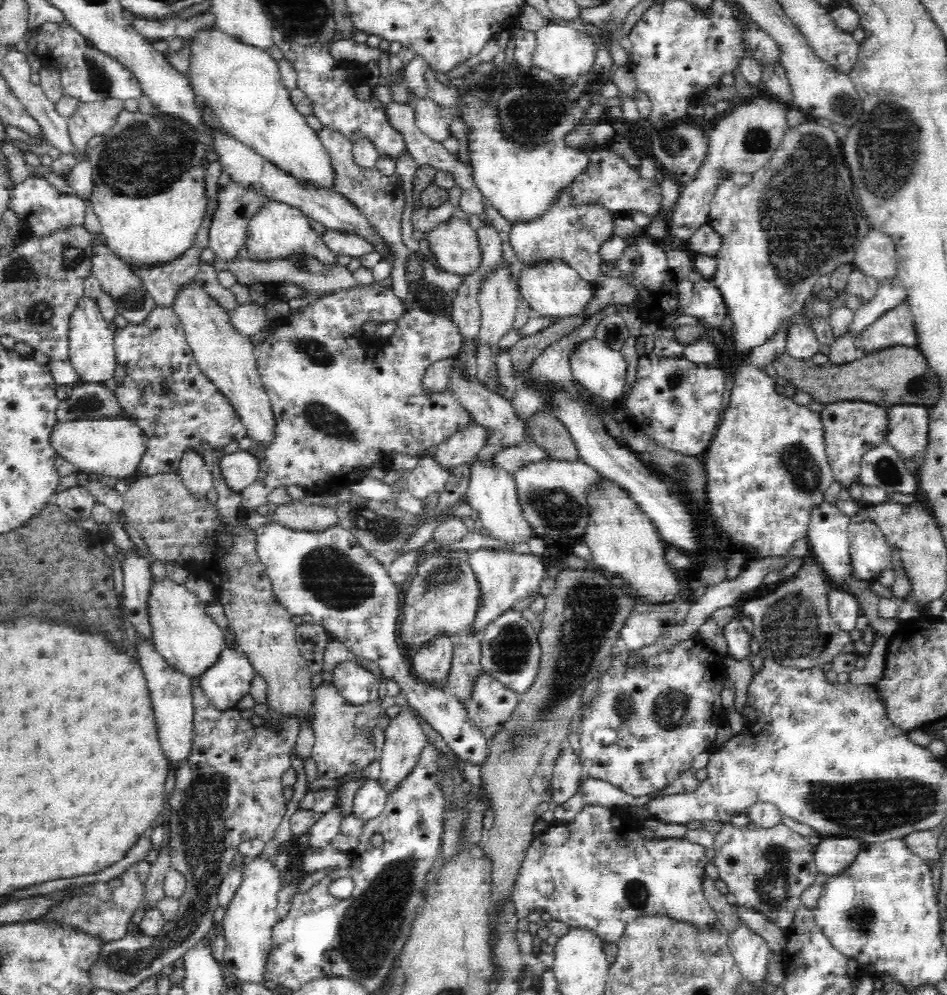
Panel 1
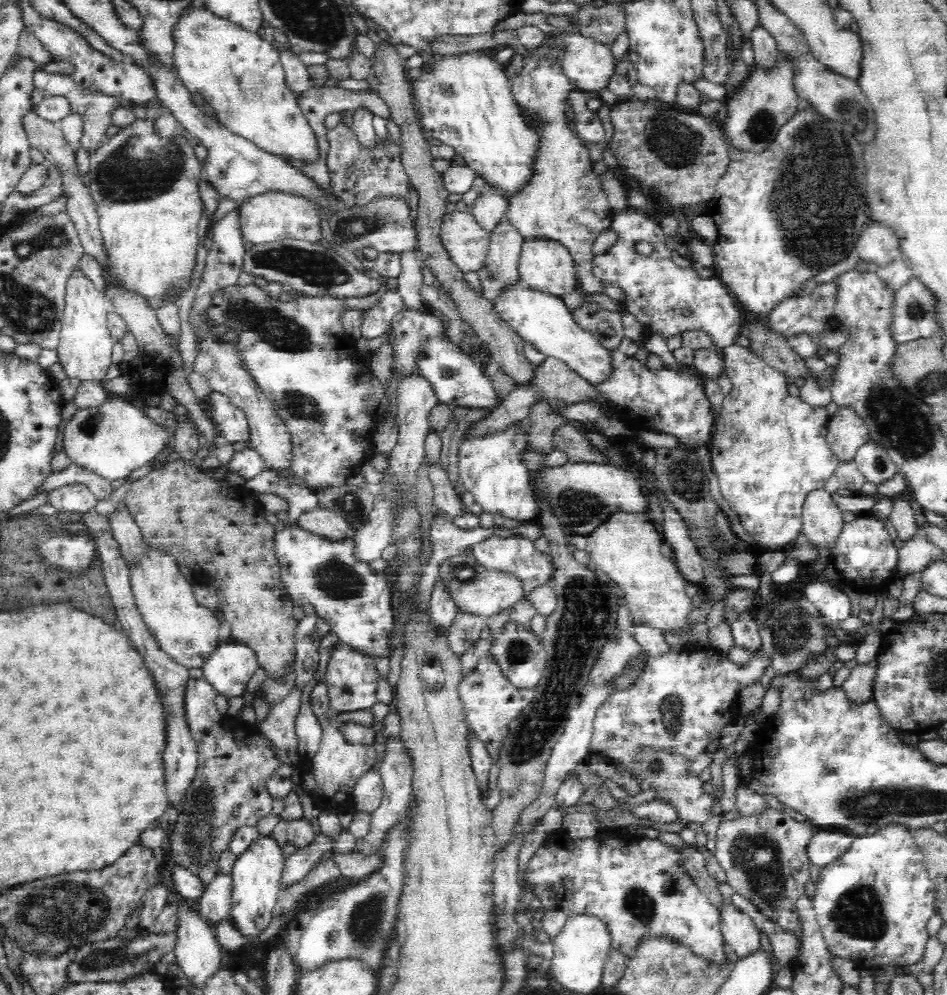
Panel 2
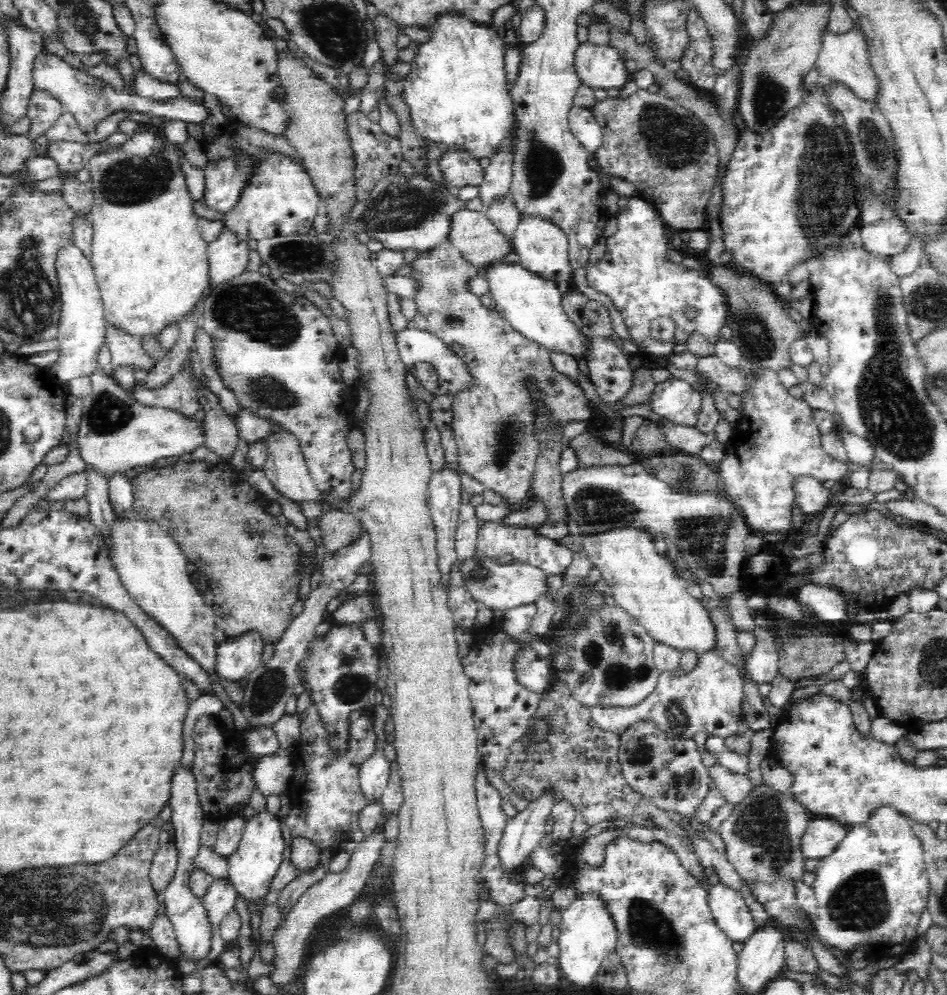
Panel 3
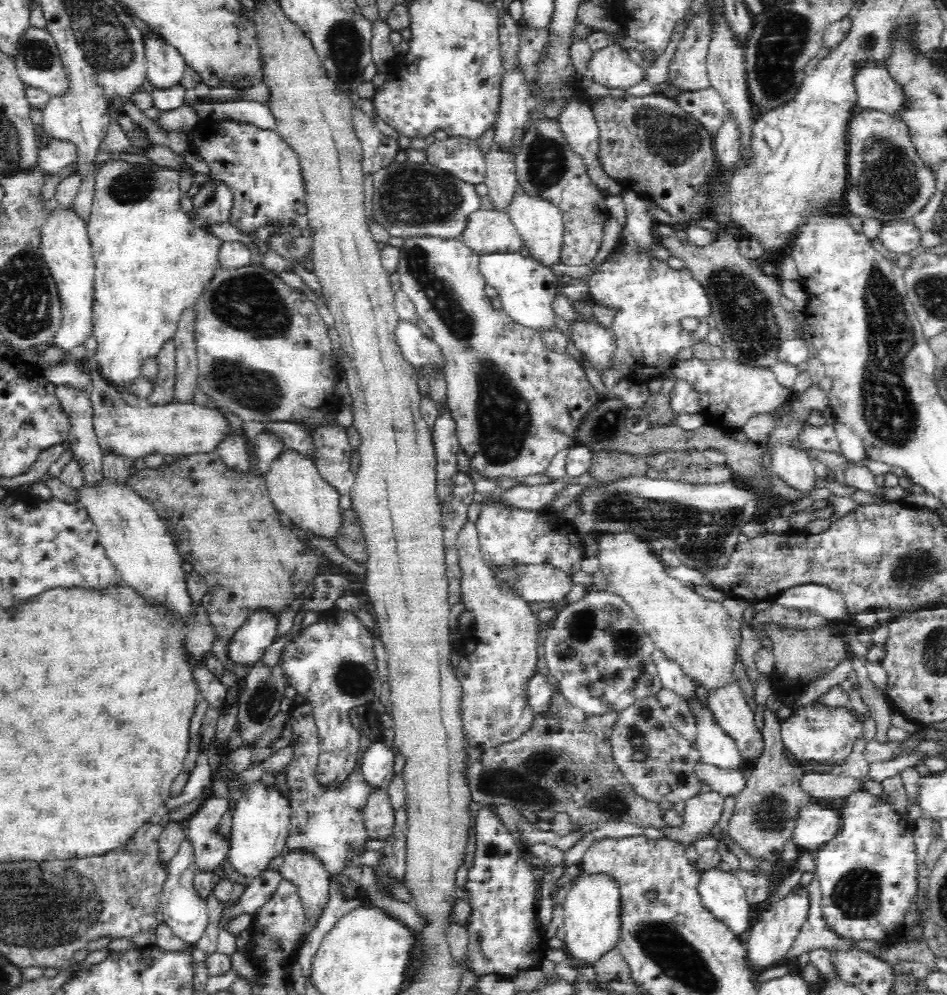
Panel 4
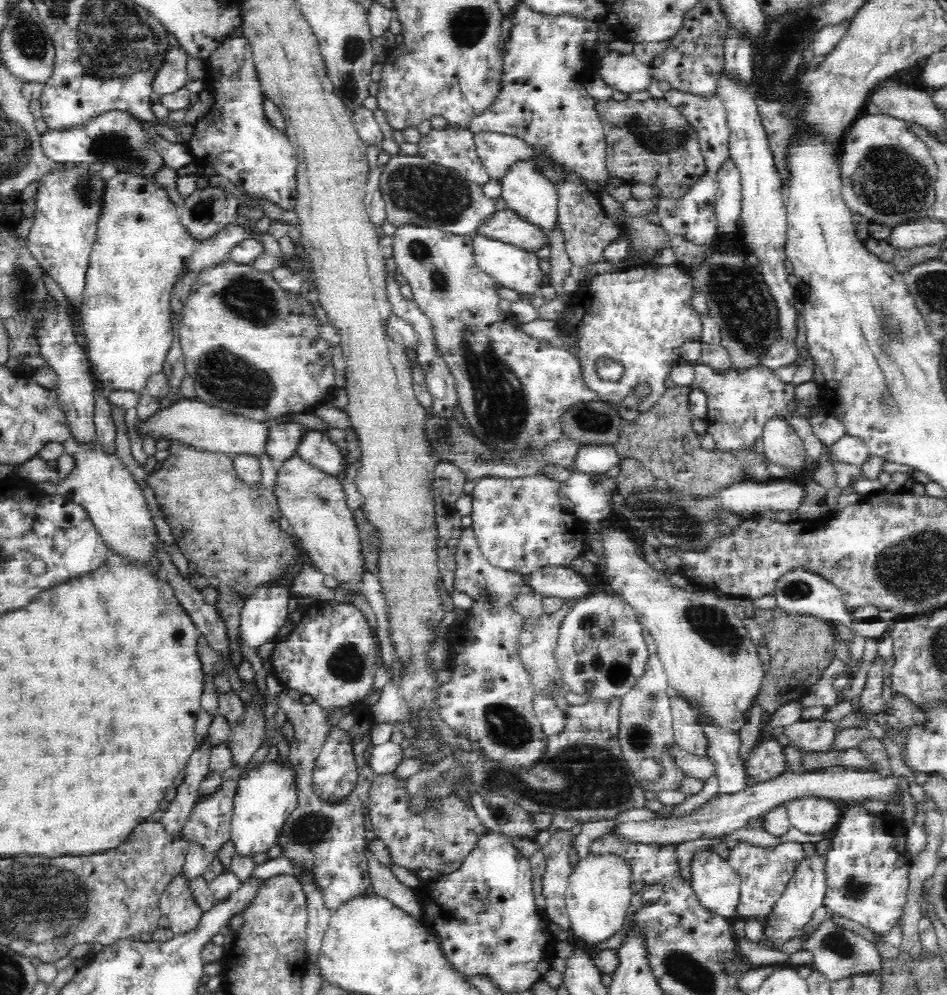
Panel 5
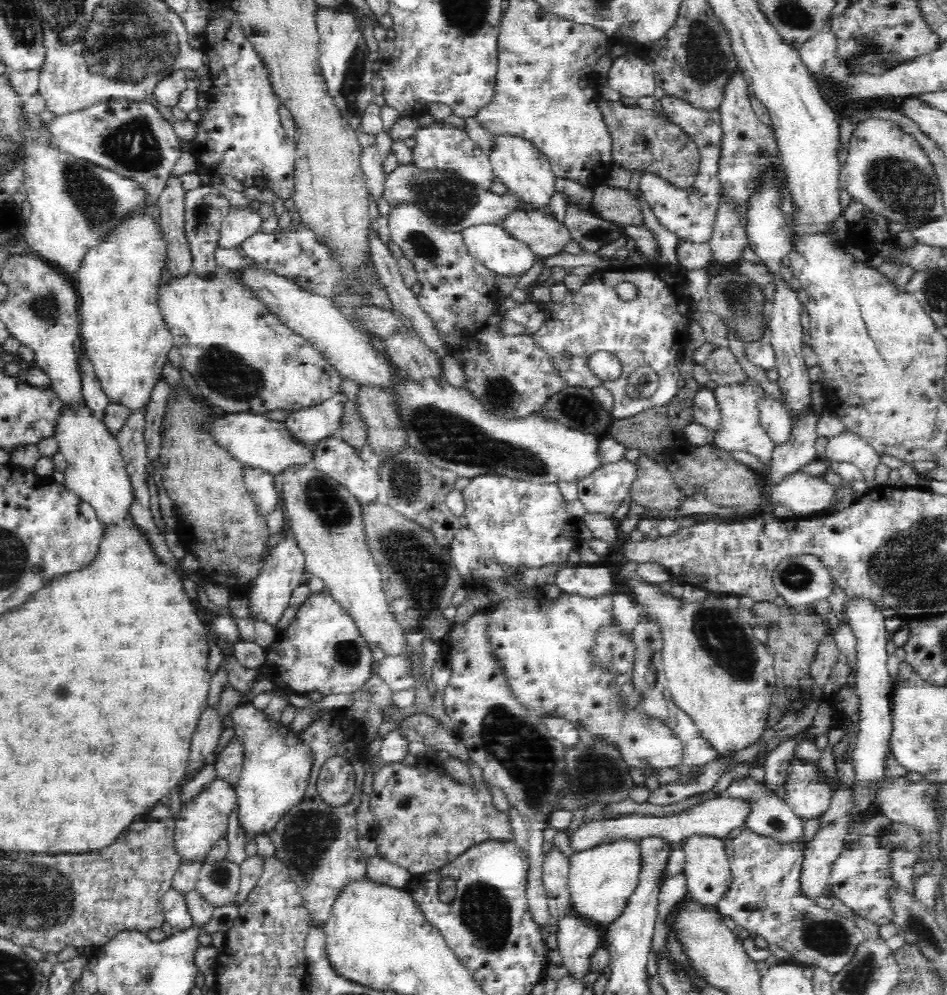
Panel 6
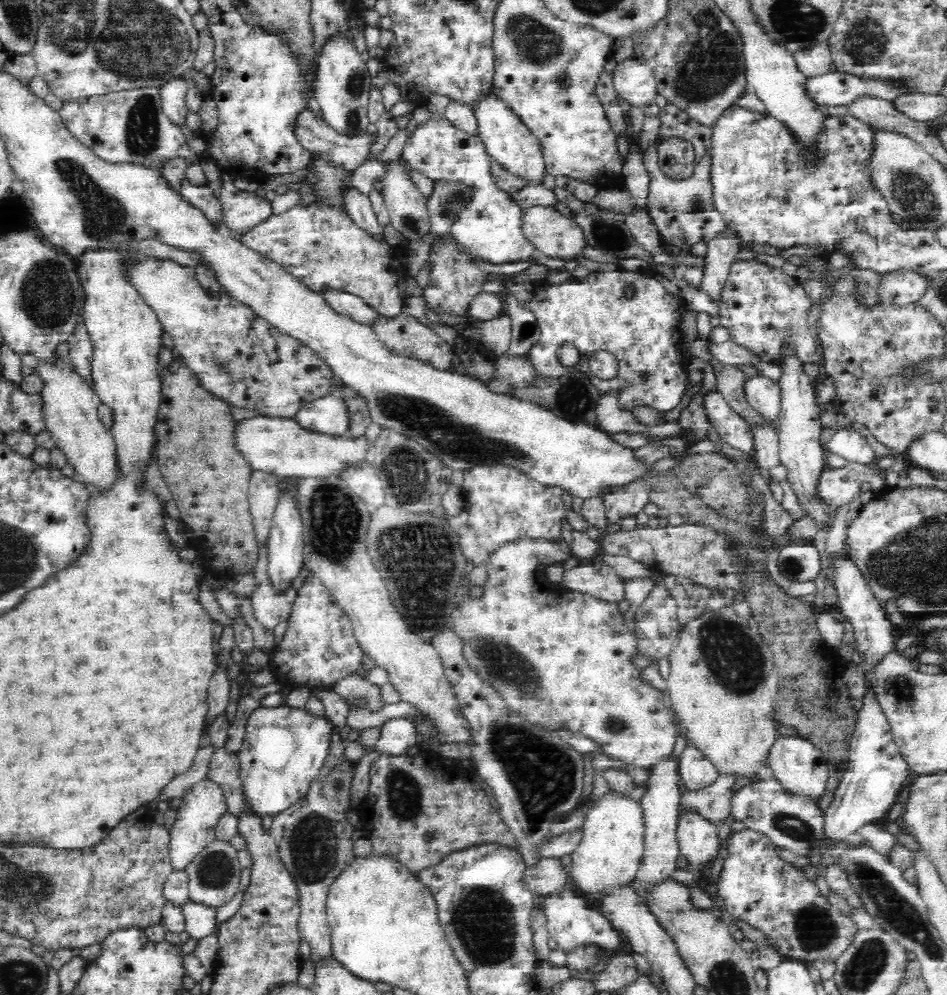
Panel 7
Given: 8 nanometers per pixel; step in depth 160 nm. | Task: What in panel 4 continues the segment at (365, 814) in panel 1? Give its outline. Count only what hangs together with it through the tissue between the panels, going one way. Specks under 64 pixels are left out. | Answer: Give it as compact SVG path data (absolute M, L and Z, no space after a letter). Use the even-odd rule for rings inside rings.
M380 741L370 745L360 758L360 768L364 779L372 785L372 788L389 787L389 782L395 775L395 756L391 747Z

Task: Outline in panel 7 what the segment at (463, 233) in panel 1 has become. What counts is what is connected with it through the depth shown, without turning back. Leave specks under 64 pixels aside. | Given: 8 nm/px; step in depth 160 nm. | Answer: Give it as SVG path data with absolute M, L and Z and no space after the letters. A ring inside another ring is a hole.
M532 205L523 208L522 231L535 249L550 258L574 260L586 250L586 235L580 224L554 207Z

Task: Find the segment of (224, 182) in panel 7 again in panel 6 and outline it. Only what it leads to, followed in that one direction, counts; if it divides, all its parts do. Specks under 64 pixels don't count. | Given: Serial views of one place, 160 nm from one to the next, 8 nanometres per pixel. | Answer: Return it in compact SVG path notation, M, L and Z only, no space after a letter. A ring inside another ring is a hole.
M230 205L229 213L222 219L218 246L234 248L240 246L249 236L260 231L262 226L260 212L246 206Z

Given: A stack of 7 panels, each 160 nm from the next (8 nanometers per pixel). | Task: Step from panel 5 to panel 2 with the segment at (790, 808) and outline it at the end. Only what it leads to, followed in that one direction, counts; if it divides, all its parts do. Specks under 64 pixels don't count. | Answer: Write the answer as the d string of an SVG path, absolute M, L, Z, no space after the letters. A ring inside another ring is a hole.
M815 828L806 845L806 854L811 864L824 866L839 857L849 847L853 835L842 831L832 831L830 828Z

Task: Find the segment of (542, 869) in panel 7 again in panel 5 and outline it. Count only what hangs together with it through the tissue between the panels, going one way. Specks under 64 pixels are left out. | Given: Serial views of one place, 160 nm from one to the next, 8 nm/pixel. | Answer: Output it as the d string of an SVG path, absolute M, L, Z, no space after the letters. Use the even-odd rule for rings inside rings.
M557 830L548 841L546 846L541 848L546 859L546 868L541 878L542 896L545 898L545 918L549 922L558 924L562 929L566 930L570 927L569 914L567 913L567 906L565 905L565 894L569 885L569 876L572 874L573 868L568 857L568 850L570 850L570 841L574 837L570 831Z

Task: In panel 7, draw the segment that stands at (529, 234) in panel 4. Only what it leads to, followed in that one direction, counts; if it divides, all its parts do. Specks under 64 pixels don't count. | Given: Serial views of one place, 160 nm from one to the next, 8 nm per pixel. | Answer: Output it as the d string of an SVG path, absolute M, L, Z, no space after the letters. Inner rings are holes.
M491 90L479 93L473 100L471 109L477 120L478 137L483 141L489 157L494 157L510 172L528 179L530 184L540 185L545 173L545 162L540 142L528 125L508 107L502 97L496 96Z

